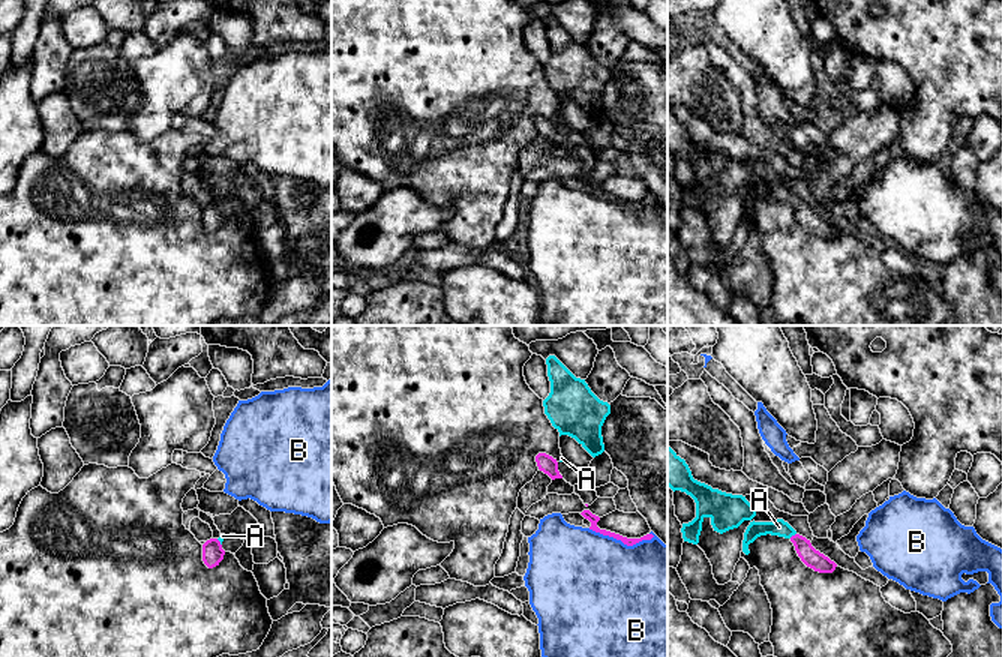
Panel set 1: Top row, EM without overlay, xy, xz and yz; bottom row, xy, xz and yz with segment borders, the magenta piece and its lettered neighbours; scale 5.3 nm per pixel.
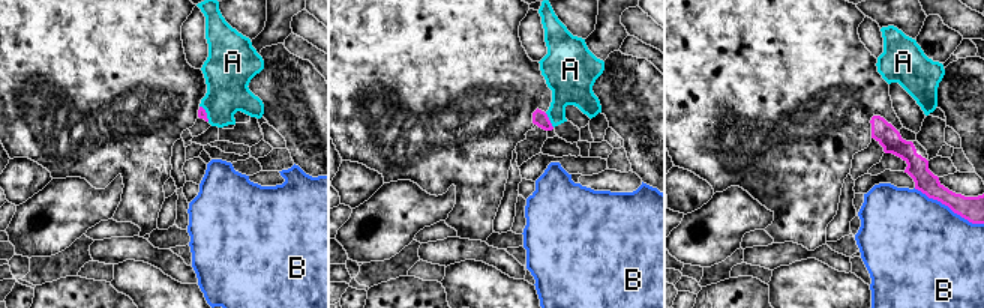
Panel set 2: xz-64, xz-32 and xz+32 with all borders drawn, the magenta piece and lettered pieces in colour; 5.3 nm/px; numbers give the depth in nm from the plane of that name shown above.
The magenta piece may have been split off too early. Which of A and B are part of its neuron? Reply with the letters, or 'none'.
A

